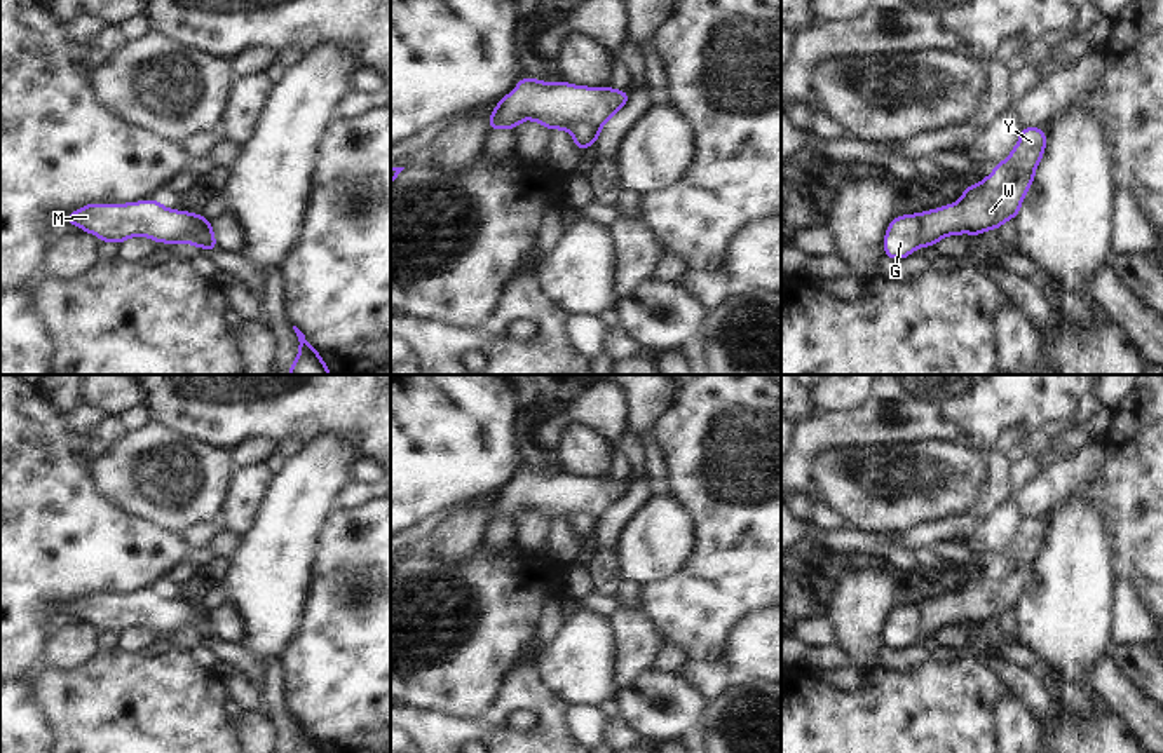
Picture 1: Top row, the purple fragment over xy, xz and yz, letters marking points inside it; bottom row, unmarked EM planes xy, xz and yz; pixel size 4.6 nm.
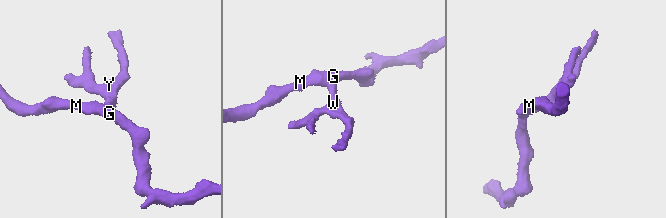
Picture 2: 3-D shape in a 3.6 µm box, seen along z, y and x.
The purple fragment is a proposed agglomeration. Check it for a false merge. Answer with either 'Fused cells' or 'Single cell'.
Fused cells.

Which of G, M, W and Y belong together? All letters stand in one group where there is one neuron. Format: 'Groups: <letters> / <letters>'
Groups: G M / W Y.

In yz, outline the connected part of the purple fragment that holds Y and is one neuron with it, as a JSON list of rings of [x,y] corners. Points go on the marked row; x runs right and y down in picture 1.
[[[1024,127],[1010,157],[997,162],[990,176],[964,188],[959,202],[919,214],[919,246],[935,246],[942,237],[954,234],[980,235],[990,228],[999,230],[1006,220],[1017,218],[1046,141],[1041,127]]]

